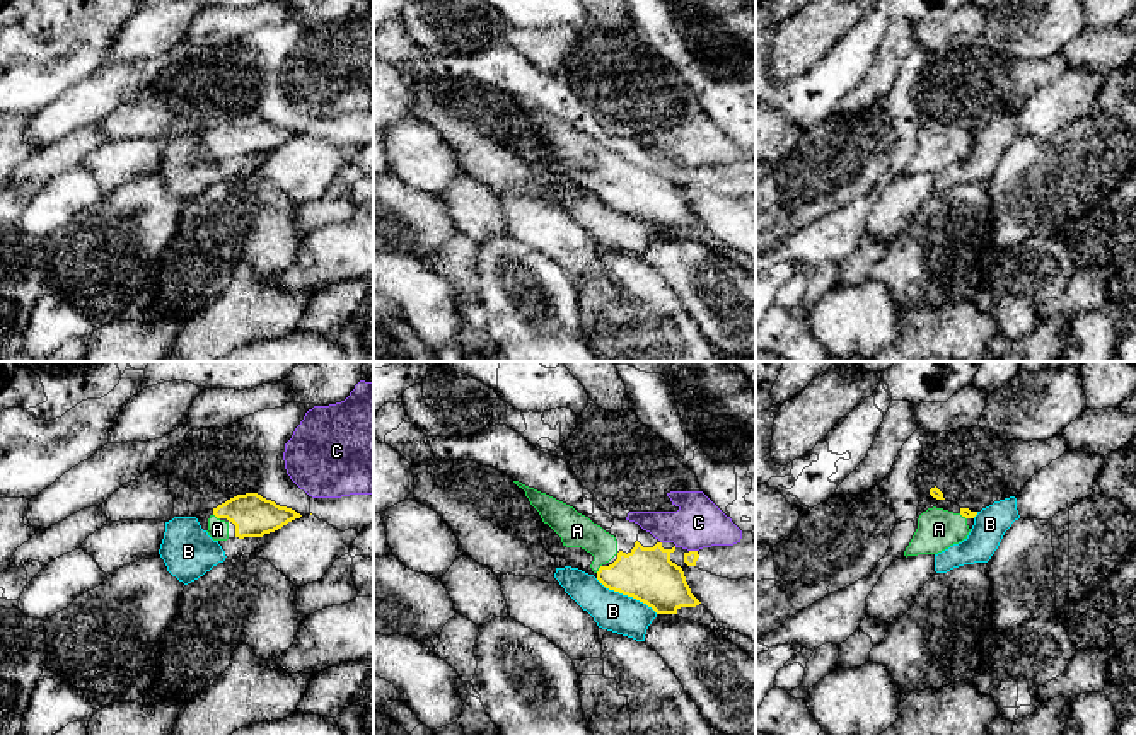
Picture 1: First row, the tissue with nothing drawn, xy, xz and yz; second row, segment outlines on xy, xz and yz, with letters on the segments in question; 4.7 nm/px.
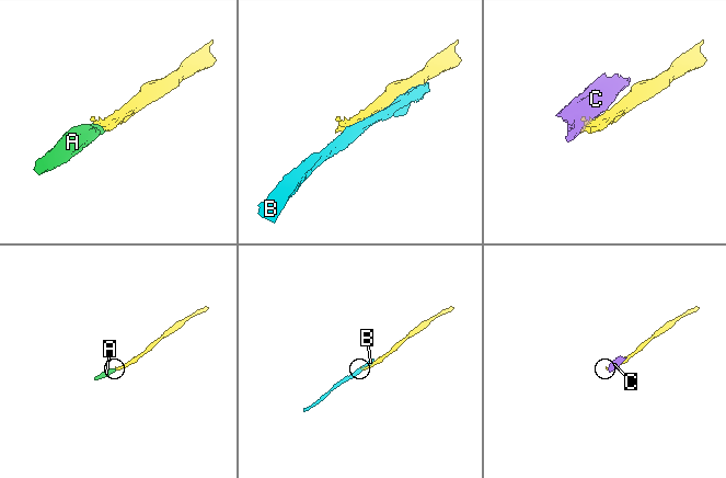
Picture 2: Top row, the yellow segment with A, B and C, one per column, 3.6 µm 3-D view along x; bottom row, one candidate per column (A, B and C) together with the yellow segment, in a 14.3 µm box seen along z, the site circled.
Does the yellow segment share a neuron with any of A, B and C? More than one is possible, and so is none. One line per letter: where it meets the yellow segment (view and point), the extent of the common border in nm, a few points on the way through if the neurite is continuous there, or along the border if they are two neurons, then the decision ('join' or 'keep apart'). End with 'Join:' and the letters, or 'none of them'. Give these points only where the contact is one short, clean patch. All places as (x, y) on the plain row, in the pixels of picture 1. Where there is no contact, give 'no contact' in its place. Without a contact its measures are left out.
A: contact xz (599, 186); length 50 nm; way xz (647, 191), (599, 186), (597, 169), (577, 149); join
B: contact xz (626, 212); length 340 nm; keep apart
C: contact xz (693, 169); length 40 nm; border xz (689, 167), (696, 169); keep apart
Join: A

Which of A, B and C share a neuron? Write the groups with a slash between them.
A / B / C

